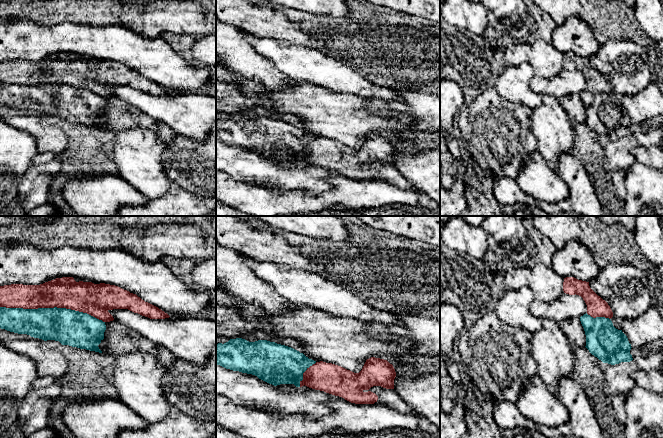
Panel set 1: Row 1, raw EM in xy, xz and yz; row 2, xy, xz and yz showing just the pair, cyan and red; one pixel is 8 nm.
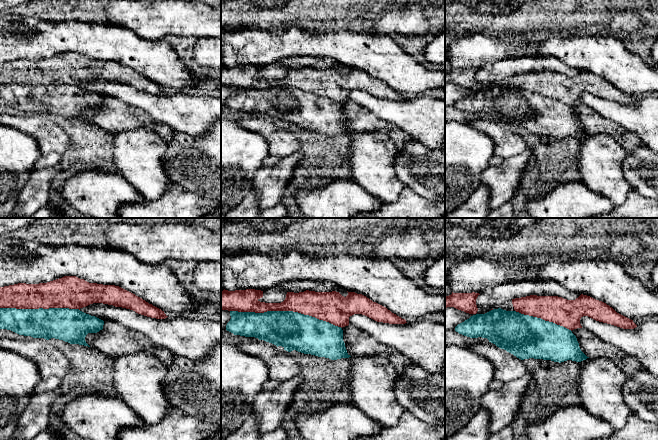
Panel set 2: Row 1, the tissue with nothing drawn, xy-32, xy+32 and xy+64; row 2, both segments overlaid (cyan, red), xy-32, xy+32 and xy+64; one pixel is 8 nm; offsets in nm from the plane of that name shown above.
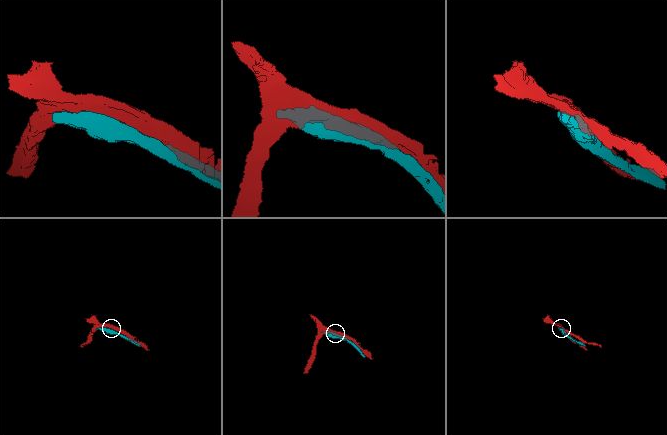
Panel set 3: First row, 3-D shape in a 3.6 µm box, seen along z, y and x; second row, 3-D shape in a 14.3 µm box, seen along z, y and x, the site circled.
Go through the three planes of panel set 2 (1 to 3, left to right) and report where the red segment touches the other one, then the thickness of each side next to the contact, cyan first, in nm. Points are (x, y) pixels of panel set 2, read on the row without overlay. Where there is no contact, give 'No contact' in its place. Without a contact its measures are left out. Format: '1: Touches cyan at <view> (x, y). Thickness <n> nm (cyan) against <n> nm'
1: Touches cyan at xy-32 (40, 84). Thickness 260 nm (cyan) against 260 nm
2: Touches cyan at xy+32 (286, 87). Thickness 300 nm (cyan) against 200 nm
3: Touches cyan at xy+64 (542, 95). Thickness 340 nm (cyan) against 220 nm

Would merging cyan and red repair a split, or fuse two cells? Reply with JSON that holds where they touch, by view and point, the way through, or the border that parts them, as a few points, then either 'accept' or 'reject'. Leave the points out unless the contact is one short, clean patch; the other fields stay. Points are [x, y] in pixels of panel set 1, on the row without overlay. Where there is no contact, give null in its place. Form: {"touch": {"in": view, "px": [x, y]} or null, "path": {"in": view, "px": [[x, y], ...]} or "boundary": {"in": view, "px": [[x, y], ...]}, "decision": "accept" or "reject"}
{"touch": {"in": "xy", "px": [52, 84]}, "decision": "reject"}

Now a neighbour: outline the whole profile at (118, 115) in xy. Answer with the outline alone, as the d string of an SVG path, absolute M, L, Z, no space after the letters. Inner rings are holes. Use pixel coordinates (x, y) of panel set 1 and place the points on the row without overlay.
M116 96L105 98L104 115L98 121L104 131L118 132L123 129L146 127L153 129L157 122L140 109Z

